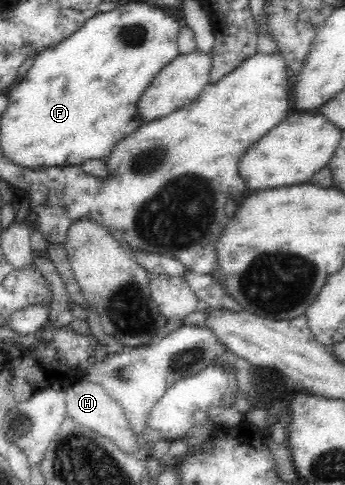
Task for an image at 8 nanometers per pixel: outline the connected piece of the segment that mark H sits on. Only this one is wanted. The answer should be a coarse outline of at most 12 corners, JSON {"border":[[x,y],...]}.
{"border":[[69,382],[66,414],[77,425],[137,449],[123,409],[99,384]]}

